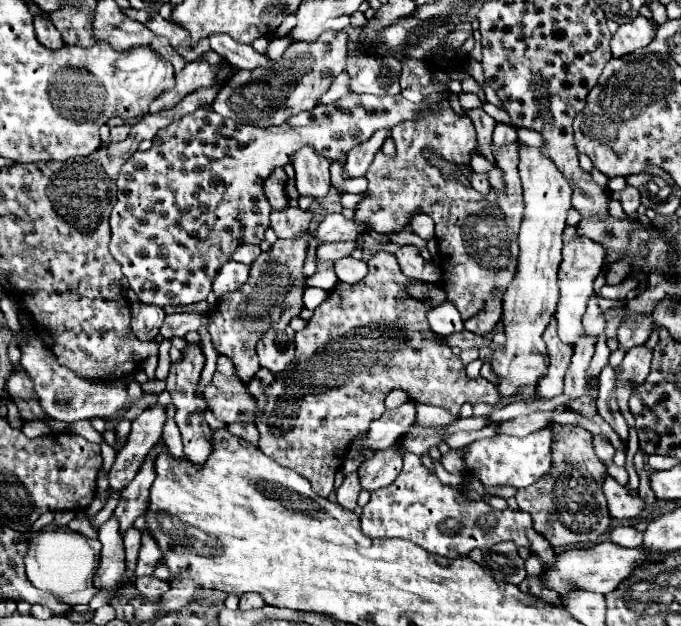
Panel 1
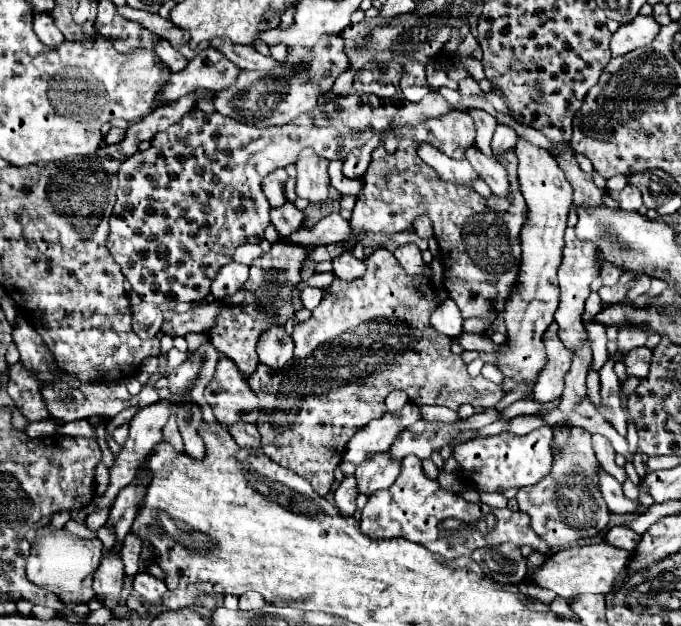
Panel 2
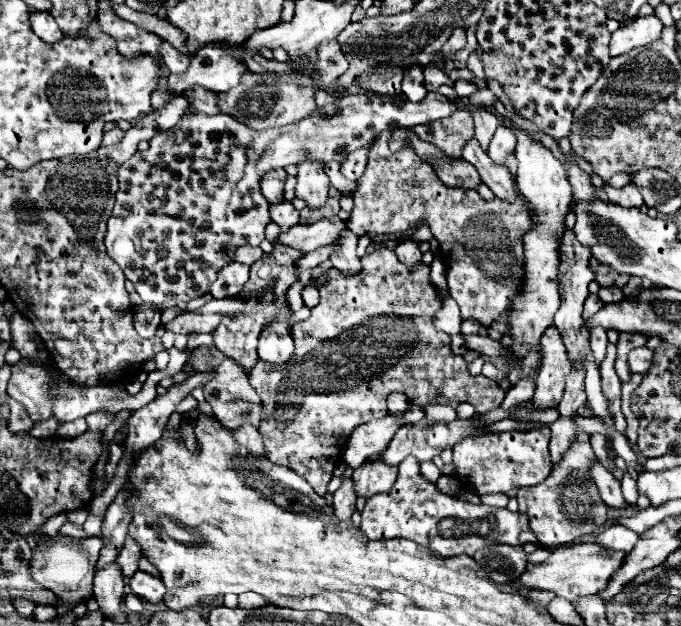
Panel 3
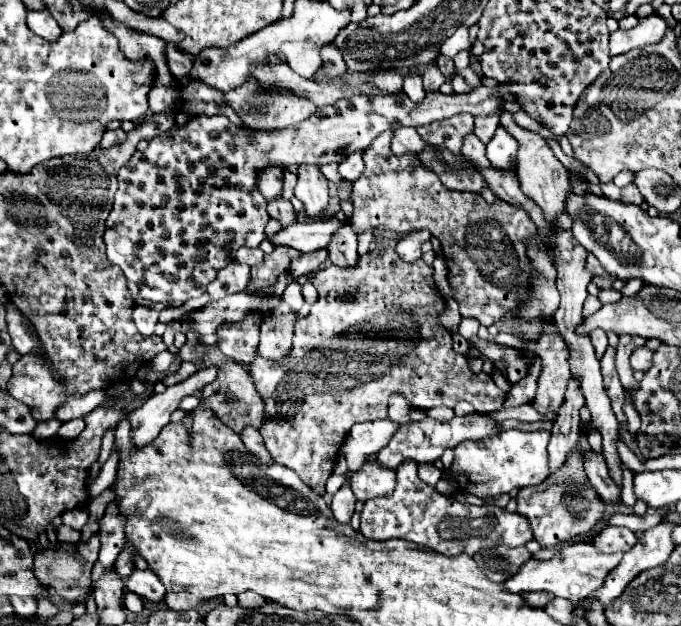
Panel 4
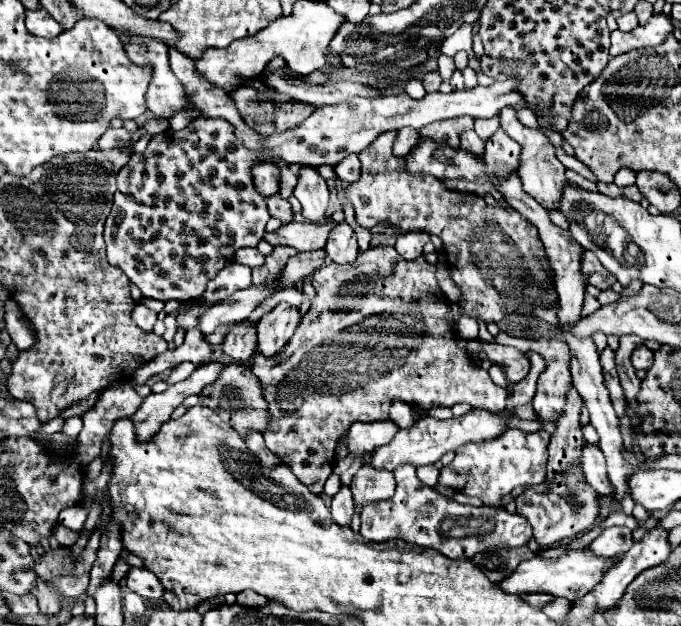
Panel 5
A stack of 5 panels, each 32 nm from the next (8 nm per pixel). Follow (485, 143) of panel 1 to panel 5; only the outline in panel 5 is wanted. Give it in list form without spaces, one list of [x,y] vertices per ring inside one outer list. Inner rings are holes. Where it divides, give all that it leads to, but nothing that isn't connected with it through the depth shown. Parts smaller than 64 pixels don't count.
[[[492,116],[492,118],[488,118],[488,120],[474,120],[474,130],[476,130],[476,134],[478,134],[484,142],[486,142],[498,128],[500,128],[498,116]]]

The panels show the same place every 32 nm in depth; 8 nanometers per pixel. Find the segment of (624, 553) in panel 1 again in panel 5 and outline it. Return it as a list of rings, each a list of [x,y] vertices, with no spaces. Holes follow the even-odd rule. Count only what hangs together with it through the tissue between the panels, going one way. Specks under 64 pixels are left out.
[[[588,548],[582,550],[574,550],[574,552],[566,552],[560,558],[542,558],[542,556],[534,556],[532,560],[520,562],[520,566],[502,582],[498,582],[500,590],[508,592],[508,594],[534,594],[534,592],[546,592],[552,596],[562,596],[566,600],[576,600],[582,598],[584,594],[588,594],[588,590],[592,590],[592,586],[596,586],[602,578],[602,574],[606,572],[606,568],[610,568],[620,556],[614,558],[594,558],[594,554],[588,554]]]

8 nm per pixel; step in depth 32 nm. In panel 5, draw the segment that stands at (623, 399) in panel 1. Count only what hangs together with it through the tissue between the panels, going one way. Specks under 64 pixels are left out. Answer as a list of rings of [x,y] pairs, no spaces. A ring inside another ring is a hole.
[[[642,344],[642,346],[638,346],[638,348],[632,352],[632,366],[634,366],[636,370],[648,370],[648,368],[652,366],[652,358],[654,358],[652,350],[648,350],[648,348]]]

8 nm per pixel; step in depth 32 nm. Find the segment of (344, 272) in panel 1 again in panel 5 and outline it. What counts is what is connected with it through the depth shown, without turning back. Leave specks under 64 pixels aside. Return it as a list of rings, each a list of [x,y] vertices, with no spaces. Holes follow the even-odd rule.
[[[340,222],[338,226],[332,228],[324,250],[332,262],[338,262],[338,264],[350,262],[358,254],[354,230],[346,222]]]

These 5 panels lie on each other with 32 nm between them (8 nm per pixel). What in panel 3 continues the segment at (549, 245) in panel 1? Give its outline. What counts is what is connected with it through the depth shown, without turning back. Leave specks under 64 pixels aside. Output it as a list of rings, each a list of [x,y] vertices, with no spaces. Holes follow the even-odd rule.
[[[510,120],[504,122],[518,138],[516,146],[516,158],[518,158],[518,172],[516,182],[520,186],[520,192],[526,196],[526,200],[536,210],[538,220],[534,222],[534,228],[524,236],[524,256],[526,256],[526,280],[522,288],[522,298],[516,298],[512,308],[508,310],[508,324],[512,326],[512,336],[516,344],[512,346],[514,360],[522,364],[520,378],[532,376],[534,368],[538,368],[540,352],[538,352],[538,340],[544,334],[544,330],[552,324],[552,318],[560,306],[560,294],[556,286],[556,262],[558,262],[558,246],[560,246],[560,234],[564,232],[564,216],[568,214],[568,206],[572,202],[572,188],[566,176],[564,164],[554,158],[554,154],[538,140],[534,140],[528,132],[518,130],[510,126]]]

